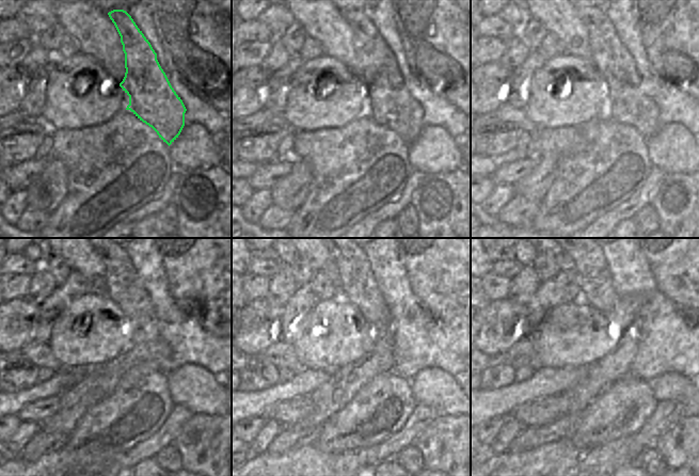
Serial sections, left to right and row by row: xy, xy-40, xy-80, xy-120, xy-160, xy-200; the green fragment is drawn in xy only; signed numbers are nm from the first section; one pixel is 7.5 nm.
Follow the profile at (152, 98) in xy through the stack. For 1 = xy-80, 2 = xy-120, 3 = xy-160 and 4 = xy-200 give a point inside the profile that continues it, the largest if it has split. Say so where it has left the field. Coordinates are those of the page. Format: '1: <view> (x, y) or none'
1: xy-80 (629, 104)
2: xy-120 (123, 285)
3: xy-160 (358, 285)
4: xy-200 (587, 259)

